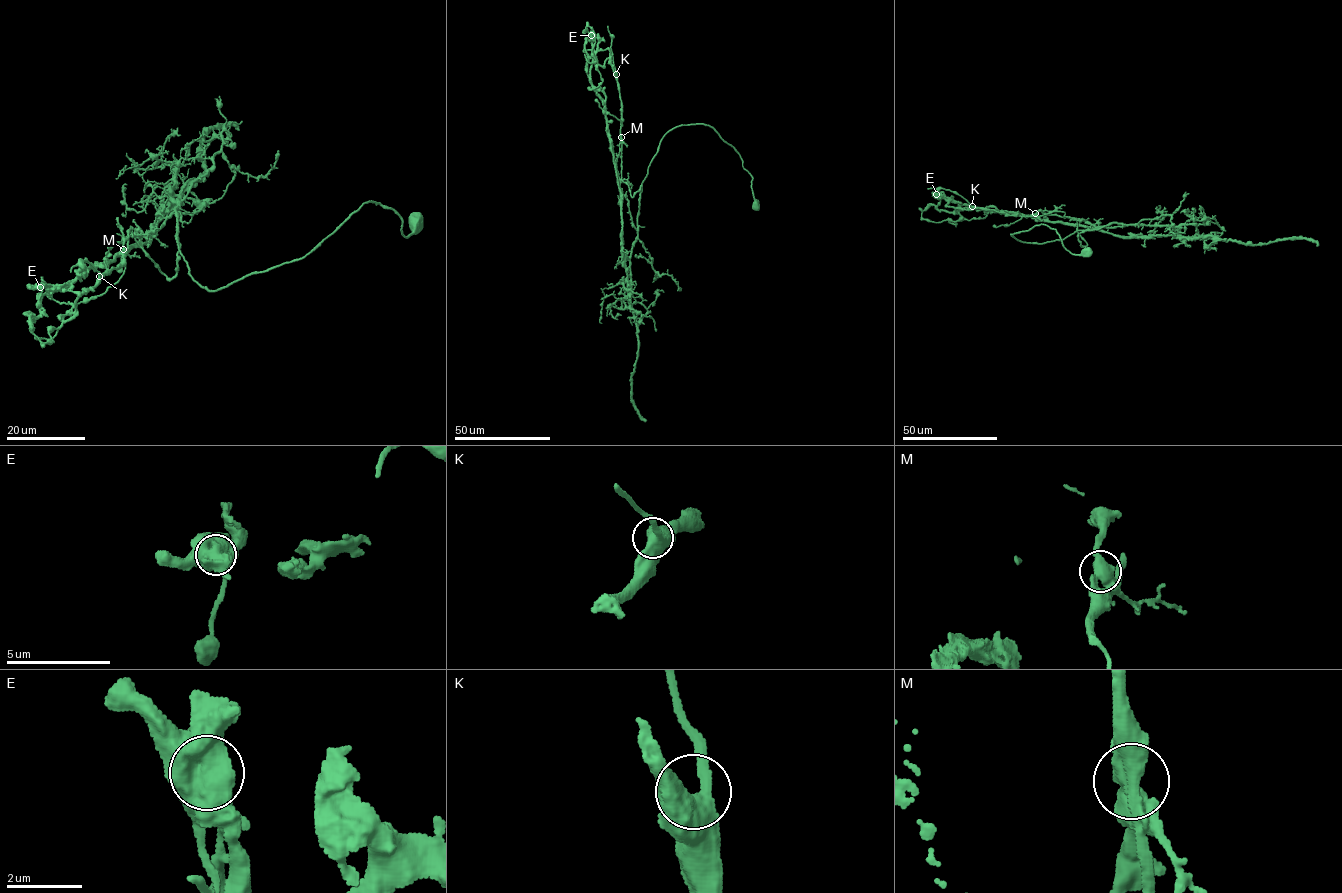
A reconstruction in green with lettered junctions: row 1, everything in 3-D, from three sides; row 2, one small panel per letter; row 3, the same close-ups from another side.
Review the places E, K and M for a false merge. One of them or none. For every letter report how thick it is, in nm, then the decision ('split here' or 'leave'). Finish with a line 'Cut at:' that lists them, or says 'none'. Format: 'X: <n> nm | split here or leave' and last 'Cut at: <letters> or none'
E: 1300 nm | split here
K: 550 nm | leave
M: 480 nm | leave
Cut at: E

